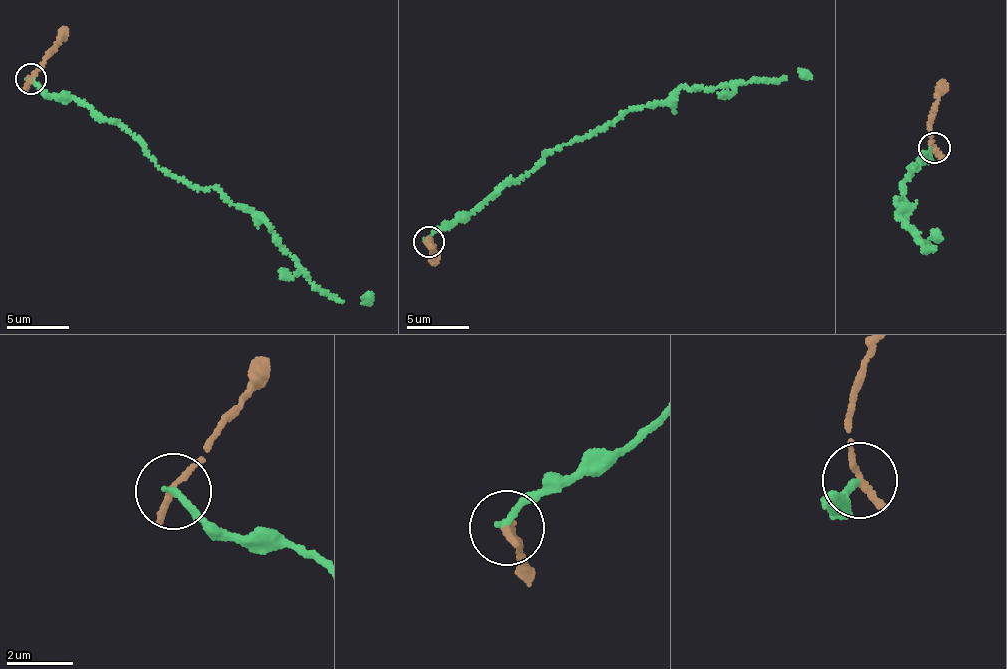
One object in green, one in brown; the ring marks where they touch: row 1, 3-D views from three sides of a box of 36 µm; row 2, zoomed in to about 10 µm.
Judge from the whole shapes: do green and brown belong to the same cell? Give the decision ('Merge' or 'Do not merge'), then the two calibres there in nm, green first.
Do not merge. Thickness 190 nm (green) against 240 nm

